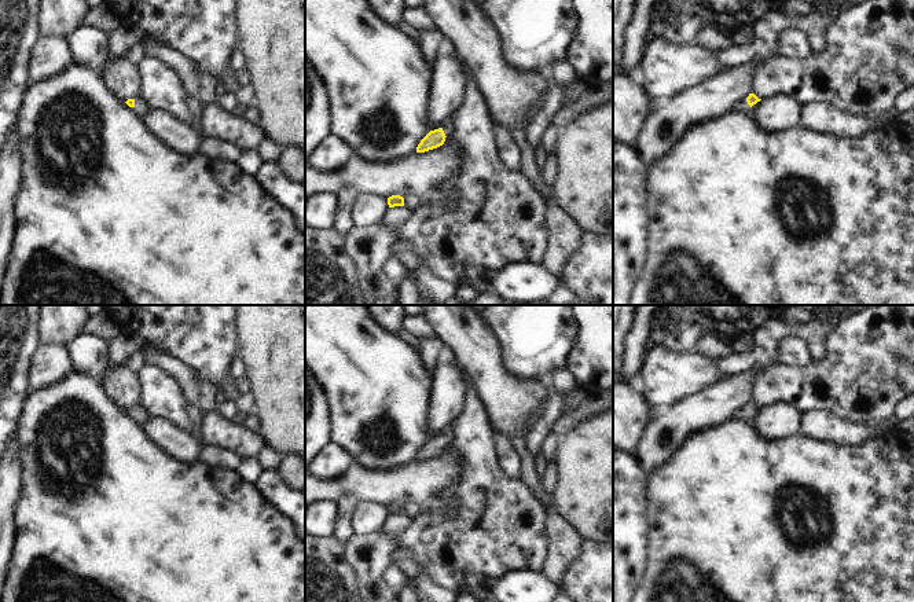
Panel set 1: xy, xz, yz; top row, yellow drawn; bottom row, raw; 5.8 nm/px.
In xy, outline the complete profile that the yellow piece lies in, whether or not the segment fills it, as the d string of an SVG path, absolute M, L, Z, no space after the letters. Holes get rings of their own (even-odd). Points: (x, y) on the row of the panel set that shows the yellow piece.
M137 95L135 99L128 99L125 103L129 107L133 107L139 115L147 113L151 109L150 104L140 95Z

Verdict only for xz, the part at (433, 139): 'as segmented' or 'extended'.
extended

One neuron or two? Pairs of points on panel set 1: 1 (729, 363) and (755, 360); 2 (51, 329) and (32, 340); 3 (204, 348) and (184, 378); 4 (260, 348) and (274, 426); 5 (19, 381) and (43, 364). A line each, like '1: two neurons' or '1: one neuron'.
1: one neuron
2: two neurons
3: two neurons
4: one neuron
5: two neurons

